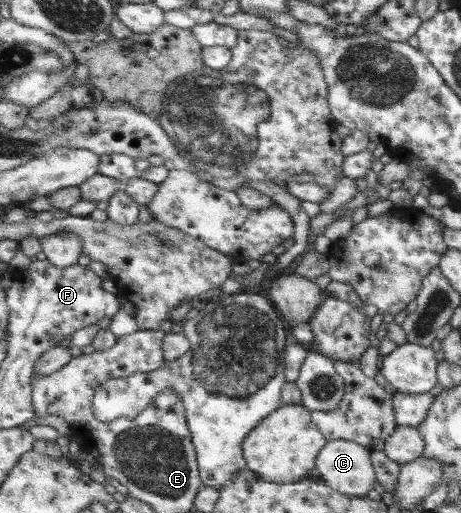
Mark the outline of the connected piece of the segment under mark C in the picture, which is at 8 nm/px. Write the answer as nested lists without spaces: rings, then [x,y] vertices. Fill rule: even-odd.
[[[347,440],[329,441],[320,451],[316,463],[319,478],[333,490],[347,493],[351,496],[366,496],[365,493],[371,492],[378,481],[376,468],[372,462],[372,453],[367,448]]]

